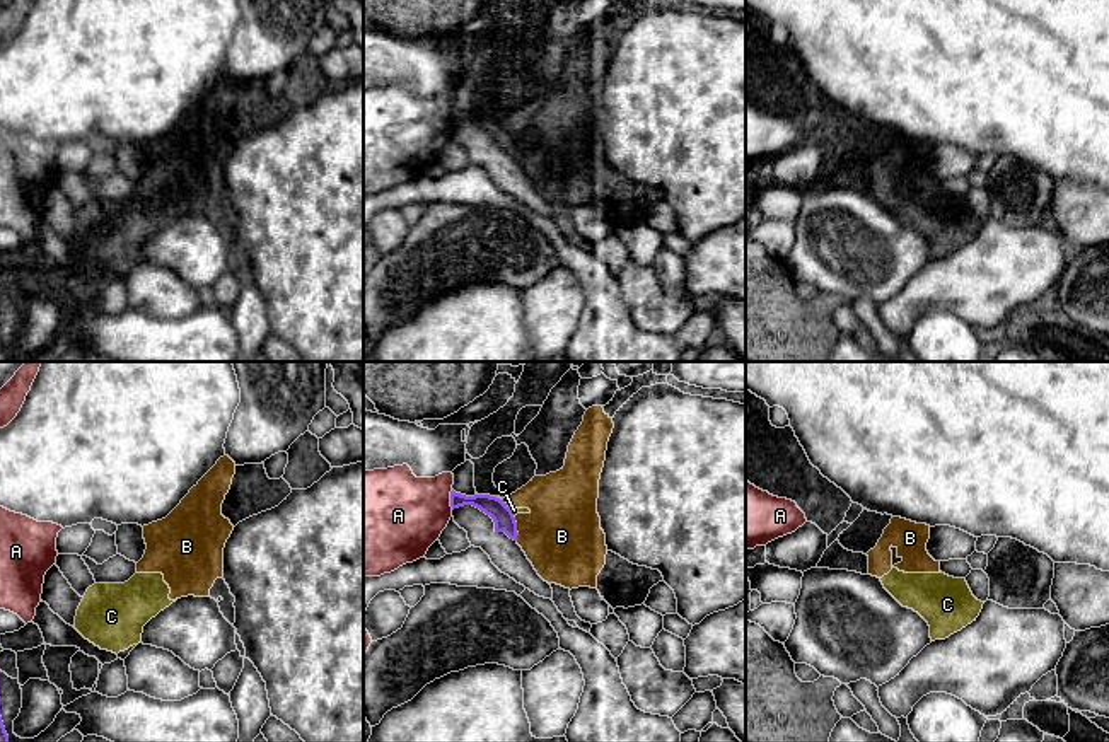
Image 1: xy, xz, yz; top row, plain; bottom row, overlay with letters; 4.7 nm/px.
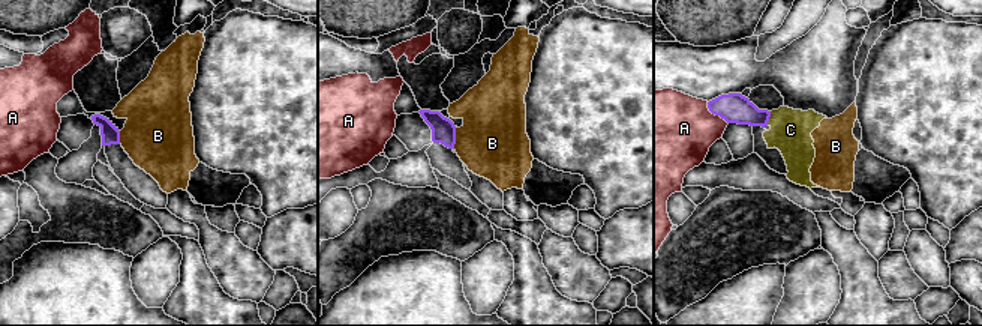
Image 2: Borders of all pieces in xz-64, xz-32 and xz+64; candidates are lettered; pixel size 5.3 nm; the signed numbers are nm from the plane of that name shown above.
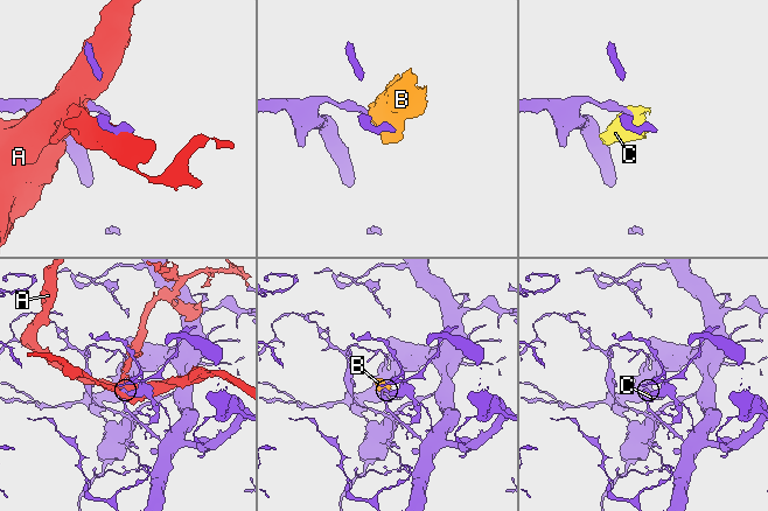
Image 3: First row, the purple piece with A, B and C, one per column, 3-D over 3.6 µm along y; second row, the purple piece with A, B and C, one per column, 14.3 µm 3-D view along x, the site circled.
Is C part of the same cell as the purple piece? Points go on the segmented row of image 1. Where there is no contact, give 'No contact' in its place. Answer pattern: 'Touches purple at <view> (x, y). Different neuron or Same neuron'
Touches purple at xz (512, 514). Different neuron

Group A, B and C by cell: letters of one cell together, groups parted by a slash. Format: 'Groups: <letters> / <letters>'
Groups: A / B C

